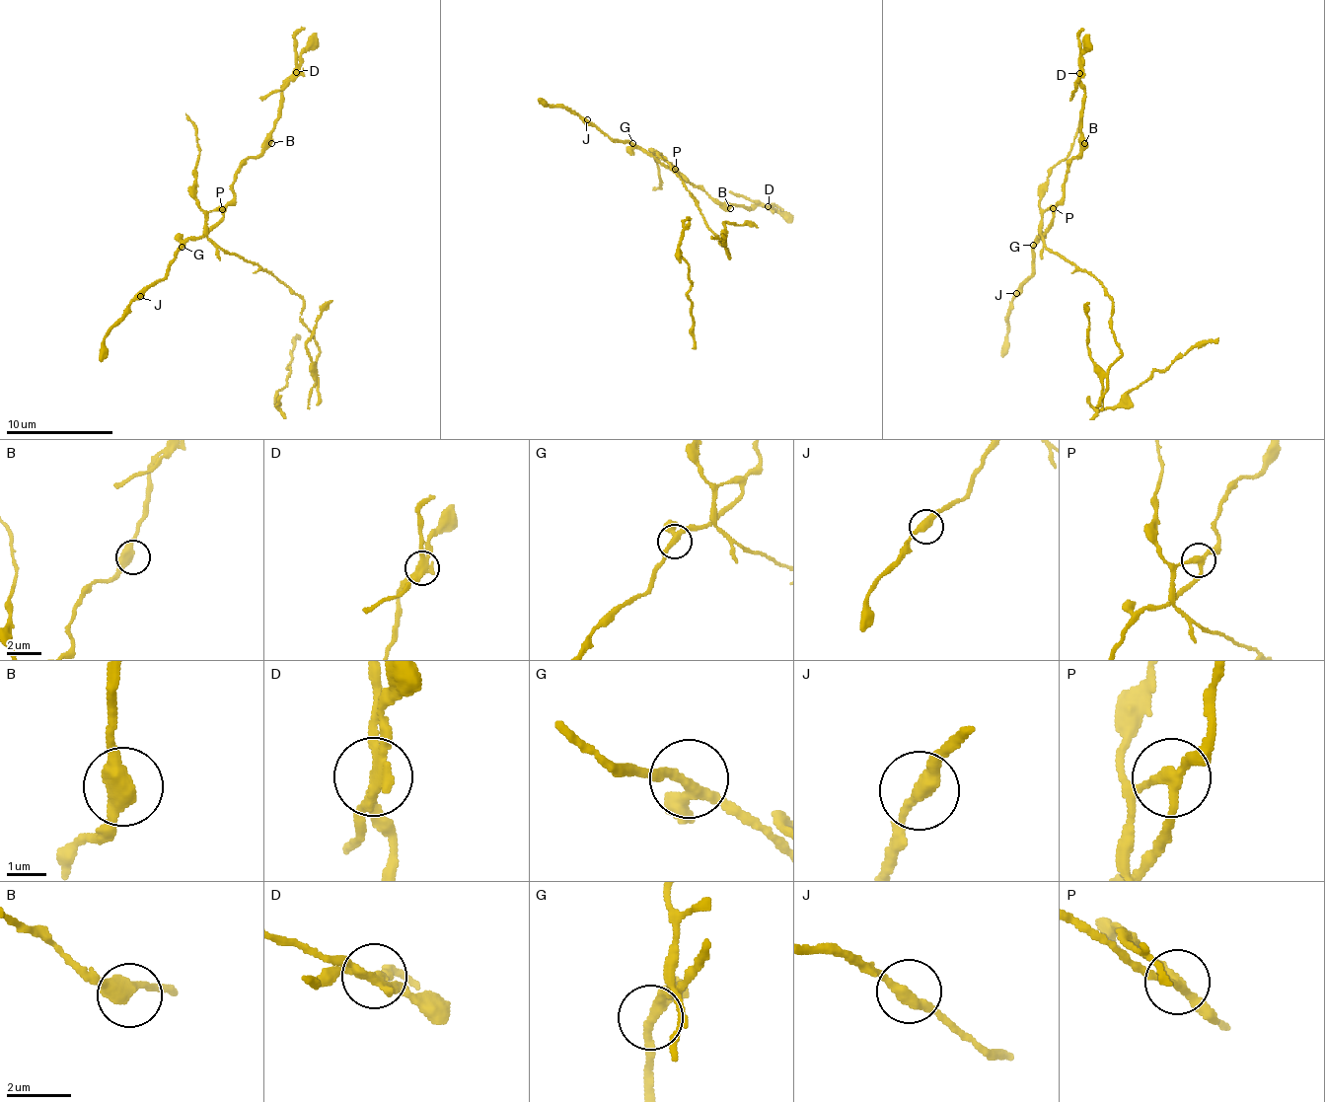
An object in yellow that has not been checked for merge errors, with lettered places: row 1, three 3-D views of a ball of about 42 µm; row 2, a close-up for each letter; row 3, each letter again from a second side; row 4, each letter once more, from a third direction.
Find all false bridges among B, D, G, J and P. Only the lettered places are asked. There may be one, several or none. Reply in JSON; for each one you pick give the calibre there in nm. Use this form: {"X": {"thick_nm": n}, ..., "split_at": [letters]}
{"D": {"thick_nm": 360}, "P": {"thick_nm": 240}, "split_at": ["D", "P"]}

